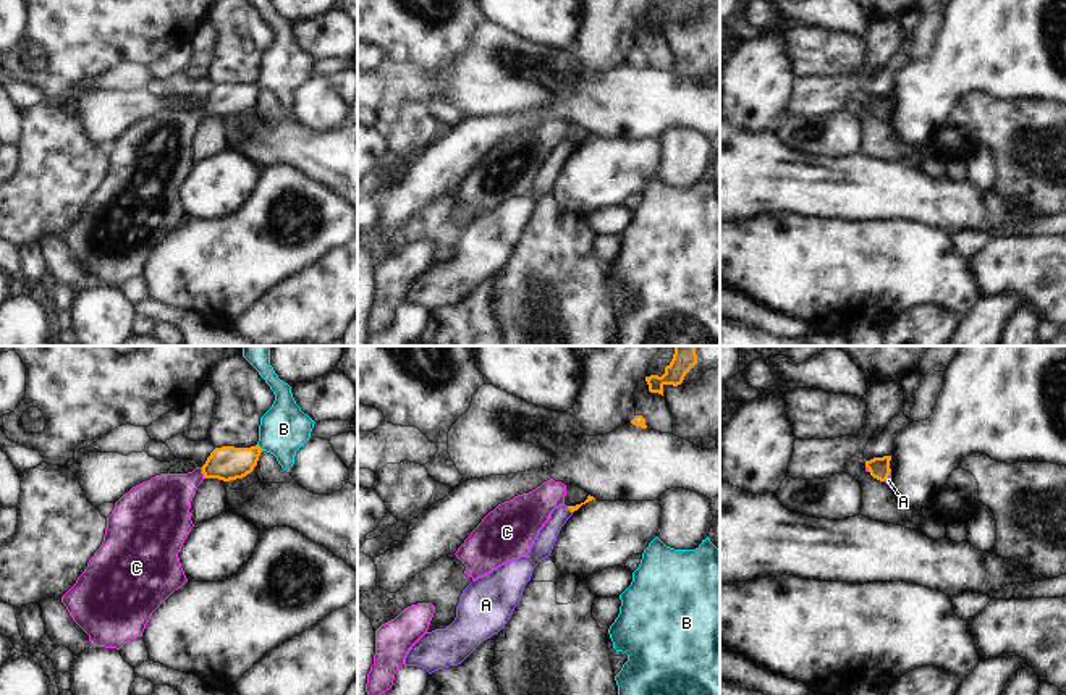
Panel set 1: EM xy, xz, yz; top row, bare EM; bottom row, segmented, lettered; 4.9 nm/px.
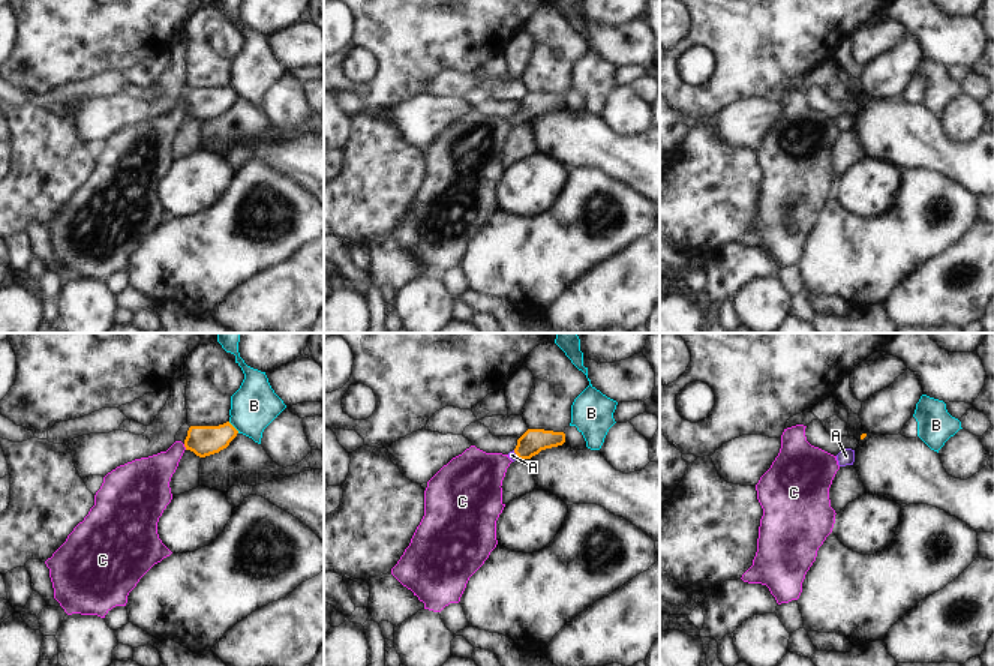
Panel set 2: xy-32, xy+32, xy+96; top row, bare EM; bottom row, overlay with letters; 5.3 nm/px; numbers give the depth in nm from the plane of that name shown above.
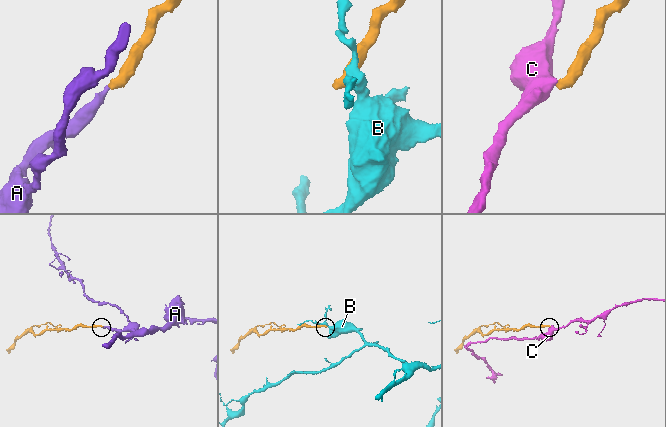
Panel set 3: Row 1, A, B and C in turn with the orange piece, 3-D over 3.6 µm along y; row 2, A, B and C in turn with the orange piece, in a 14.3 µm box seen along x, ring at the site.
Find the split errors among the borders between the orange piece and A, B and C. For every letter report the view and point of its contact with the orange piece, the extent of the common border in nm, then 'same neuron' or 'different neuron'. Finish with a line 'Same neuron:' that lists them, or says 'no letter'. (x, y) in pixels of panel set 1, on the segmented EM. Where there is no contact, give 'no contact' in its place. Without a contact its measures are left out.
A: yz (888, 474) | 70 nm | same neuron
B: xy (258, 446) | 50 nm | different neuron
C: xy (203, 472) | 60 nm | different neuron
Same neuron: A

